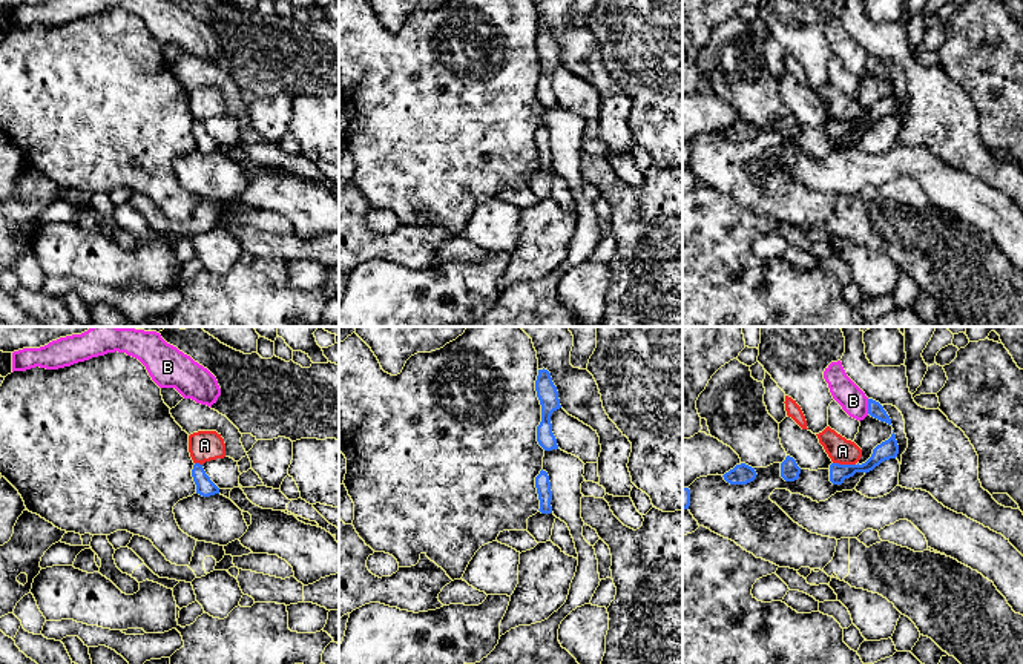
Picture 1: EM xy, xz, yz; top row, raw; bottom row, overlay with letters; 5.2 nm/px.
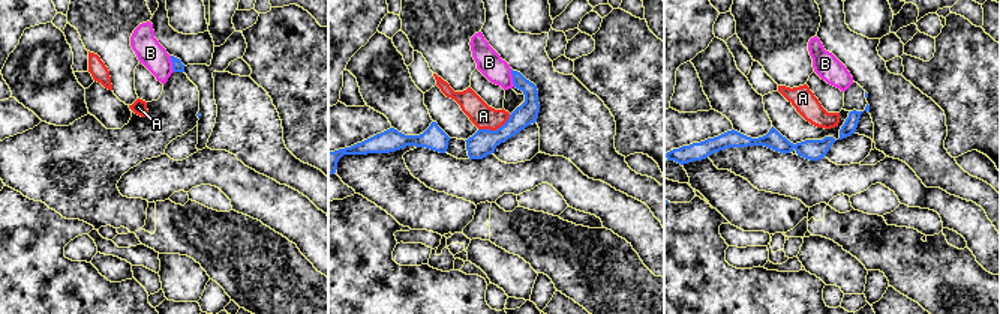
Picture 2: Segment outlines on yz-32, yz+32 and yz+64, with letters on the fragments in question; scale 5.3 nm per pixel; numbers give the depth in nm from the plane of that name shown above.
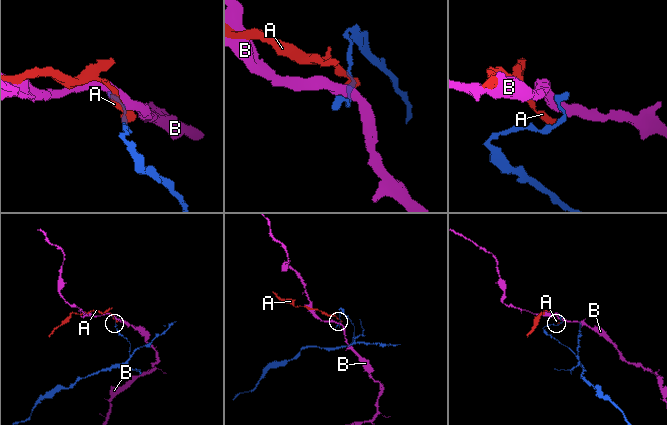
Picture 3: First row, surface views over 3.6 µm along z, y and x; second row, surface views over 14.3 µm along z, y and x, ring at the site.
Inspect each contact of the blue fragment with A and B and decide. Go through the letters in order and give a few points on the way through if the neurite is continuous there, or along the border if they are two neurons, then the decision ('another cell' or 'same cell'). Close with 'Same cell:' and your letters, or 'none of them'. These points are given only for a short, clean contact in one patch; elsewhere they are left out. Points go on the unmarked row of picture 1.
A: along yz (833, 118), (855, 121) | another cell
B: along yz (867, 55), (868, 69) | another cell
Same cell: none of them

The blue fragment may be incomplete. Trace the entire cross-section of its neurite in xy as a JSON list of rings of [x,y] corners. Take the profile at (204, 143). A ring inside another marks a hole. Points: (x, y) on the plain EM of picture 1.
[[[199,120],[193,121],[192,133],[196,141],[196,150],[199,150],[202,153],[210,153],[210,152],[219,150],[219,144],[206,130],[202,121],[199,121]]]

